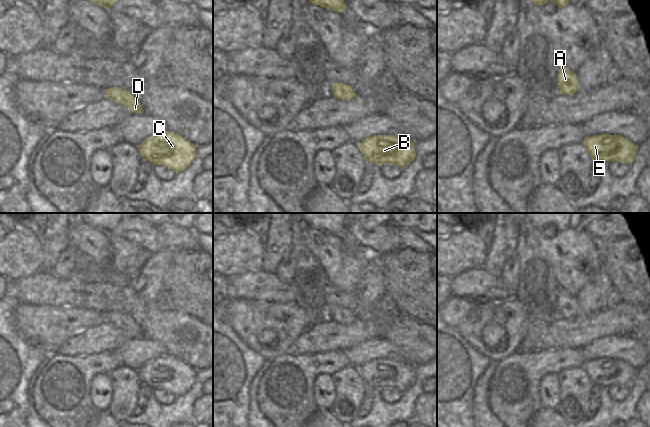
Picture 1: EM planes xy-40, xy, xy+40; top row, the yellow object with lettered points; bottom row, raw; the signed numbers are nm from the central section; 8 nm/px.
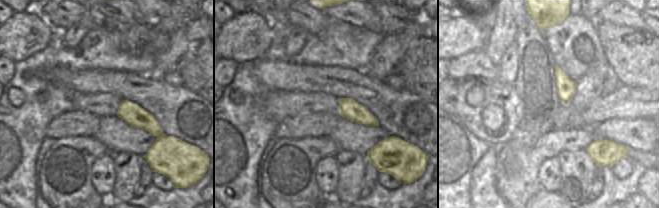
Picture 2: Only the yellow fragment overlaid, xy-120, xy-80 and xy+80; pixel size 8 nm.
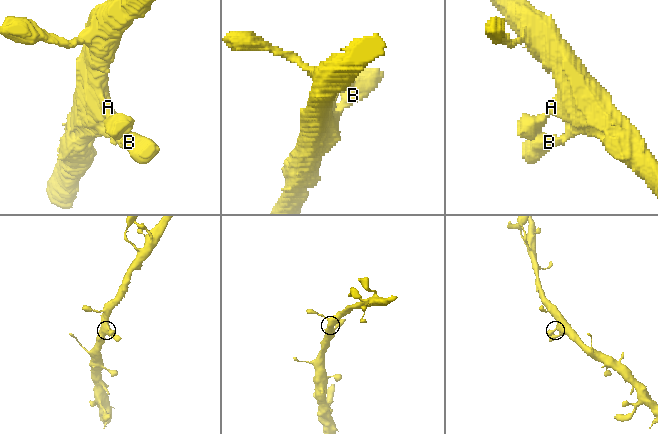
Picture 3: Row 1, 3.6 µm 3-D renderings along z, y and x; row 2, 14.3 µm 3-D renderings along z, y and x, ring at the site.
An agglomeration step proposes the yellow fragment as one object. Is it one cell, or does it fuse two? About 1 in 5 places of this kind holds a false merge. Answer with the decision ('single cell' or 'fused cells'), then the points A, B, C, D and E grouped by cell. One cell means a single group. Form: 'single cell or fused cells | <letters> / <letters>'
single cell | A B C D E

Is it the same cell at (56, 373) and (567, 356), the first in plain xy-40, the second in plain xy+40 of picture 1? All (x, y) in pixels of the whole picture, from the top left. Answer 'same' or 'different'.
same

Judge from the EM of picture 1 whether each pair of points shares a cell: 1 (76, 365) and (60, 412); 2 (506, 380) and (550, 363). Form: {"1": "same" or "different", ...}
{"1": "same", "2": "same"}

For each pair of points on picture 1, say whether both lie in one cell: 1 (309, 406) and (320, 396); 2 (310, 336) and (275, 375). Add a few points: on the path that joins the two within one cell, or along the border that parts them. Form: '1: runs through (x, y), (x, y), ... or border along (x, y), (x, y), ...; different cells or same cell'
1: border along (315, 378), (314, 401), (318, 408); different cells
2: border along (317, 352), (310, 354), (286, 354); different cells

